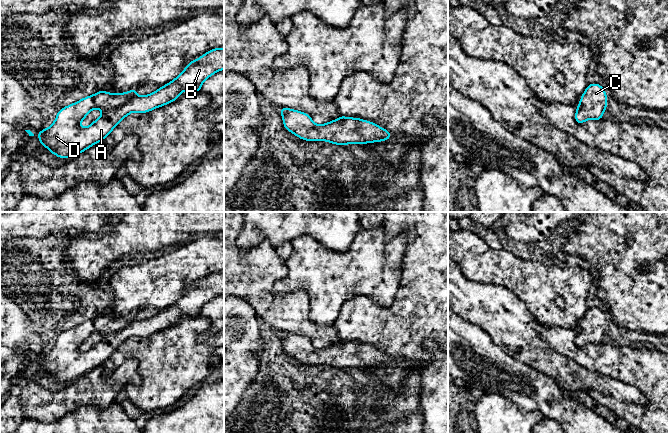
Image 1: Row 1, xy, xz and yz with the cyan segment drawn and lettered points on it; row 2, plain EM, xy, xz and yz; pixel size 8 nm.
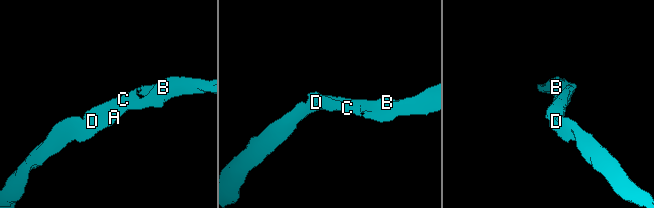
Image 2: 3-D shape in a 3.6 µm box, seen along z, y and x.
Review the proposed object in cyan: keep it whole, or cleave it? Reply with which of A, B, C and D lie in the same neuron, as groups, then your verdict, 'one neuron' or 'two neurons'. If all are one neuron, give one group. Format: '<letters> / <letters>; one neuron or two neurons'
A B C D; one neuron

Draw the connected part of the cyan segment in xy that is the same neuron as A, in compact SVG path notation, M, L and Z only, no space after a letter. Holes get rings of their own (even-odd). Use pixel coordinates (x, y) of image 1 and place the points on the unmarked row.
M224 272L209 274L206 278L196 284L191 285L184 295L173 305L162 310L157 315L145 319L137 320L137 314L134 312L127 317L108 317L99 315L94 319L85 321L76 327L68 329L57 337L53 348L38 357L40 368L50 374L60 382L72 382L79 377L87 374L89 371L102 364L131 336L146 337L155 332L161 331L176 324L182 315L198 316L201 314L202 307L214 297L224 293ZM99 332L102 340L93 345L86 352L81 352L81 345L89 338L92 333Z

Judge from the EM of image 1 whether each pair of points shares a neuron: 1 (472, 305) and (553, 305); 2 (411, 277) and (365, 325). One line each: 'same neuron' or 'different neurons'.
1: different neurons
2: same neuron

